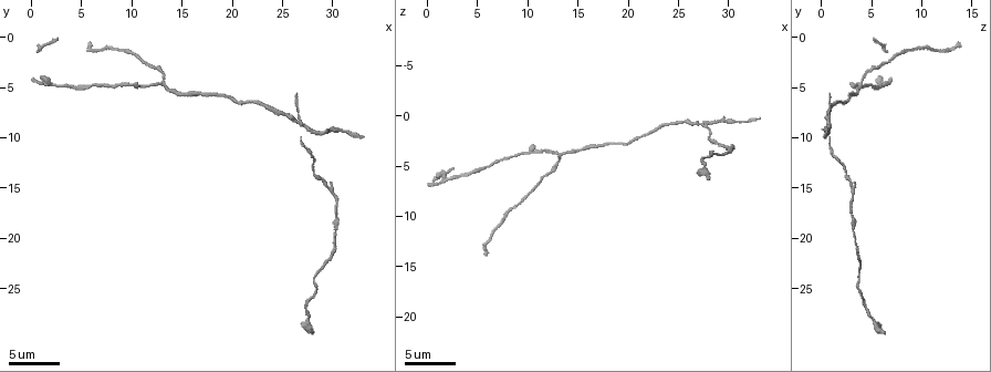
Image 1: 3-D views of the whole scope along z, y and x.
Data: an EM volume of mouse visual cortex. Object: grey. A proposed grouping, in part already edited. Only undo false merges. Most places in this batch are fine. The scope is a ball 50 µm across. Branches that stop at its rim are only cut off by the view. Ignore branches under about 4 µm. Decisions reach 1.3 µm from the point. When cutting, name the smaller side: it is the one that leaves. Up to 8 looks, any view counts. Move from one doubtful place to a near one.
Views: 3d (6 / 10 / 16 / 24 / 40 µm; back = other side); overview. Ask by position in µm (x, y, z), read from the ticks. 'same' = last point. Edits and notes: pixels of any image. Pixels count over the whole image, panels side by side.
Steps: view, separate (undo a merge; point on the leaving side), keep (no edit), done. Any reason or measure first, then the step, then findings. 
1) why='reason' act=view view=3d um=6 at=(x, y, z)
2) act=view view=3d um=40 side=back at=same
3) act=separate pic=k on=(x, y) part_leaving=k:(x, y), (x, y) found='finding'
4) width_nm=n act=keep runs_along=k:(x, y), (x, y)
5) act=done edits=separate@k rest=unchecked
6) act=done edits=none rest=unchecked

why='three arms meet' act=view view=3d um=10 at=(12.6, 4.4, 3.8)

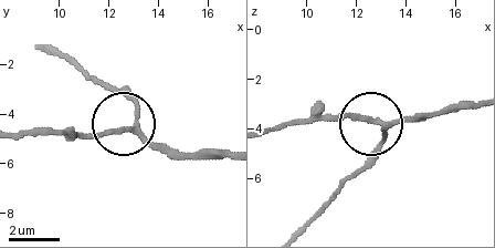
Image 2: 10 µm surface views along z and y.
act=view view=3d um=10 side=back at=(12.8, 4.5, 3.8)

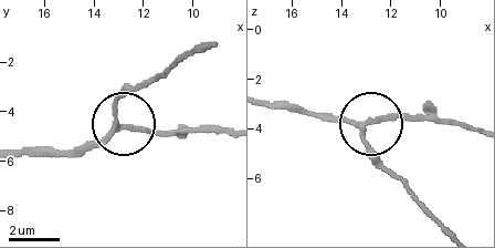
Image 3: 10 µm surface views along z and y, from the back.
width_nm=190 act=keep runs_along=3:(22, 155), (104, 140), (117, 130), (117, 100), (127, 88) found='continuous, no second cell'

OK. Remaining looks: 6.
why='calibre changes' act=view view=3d um=16 at=(5.8, 4.8, 5.0)

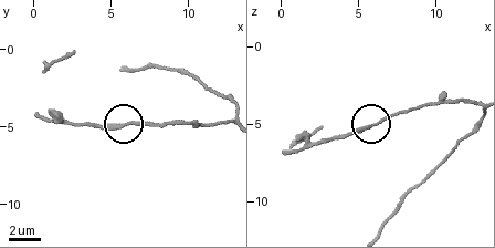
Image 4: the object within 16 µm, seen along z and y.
why='zoom in' act=view view=3d um=6 at=(5.6, 4.8, 5.0)

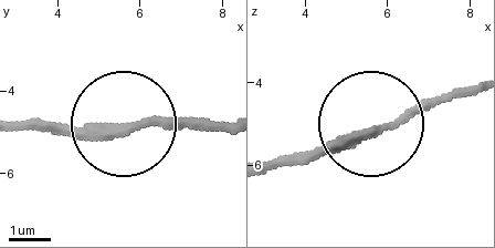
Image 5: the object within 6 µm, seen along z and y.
act=keep found='one cell here'

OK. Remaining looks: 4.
why='calibre changes' act=view view=3d um=10 at=(17.8, 5.6, 3.0)

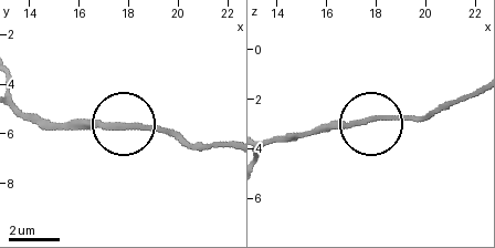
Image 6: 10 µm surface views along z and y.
why='from behind' act=view view=3d um=10 side=back at=(17.7, 5.7, 2.9)

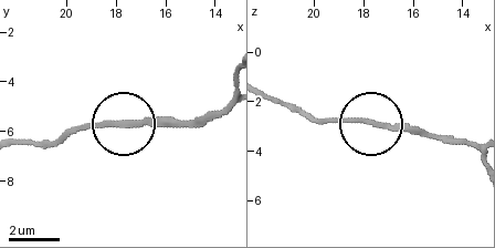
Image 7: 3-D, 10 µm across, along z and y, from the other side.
act=keep runs_along=7:(23, 144), (48, 144), (98, 125), (204, 125) found='all the same cell'

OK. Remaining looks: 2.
why='arms part here' act=view view=3d um=10 at=(27.6, 9.2, 0.8)

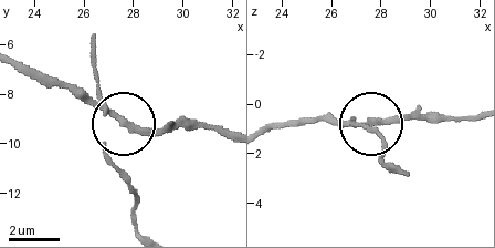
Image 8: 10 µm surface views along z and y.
why='zoom in' act=view view=3d um=6 at=(27.6, 9.1, 0.7)

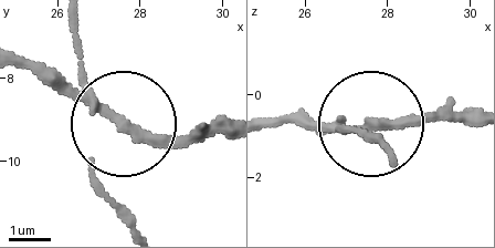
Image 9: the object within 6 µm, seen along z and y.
width_nm=160 act=separate pic=9 on=(75, 35) part_leaving=9:(94, 95), (94, 176), (125, 229) found='two cells meet here'

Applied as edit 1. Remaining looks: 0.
act=done edits=separate@9 rest=unchecked

